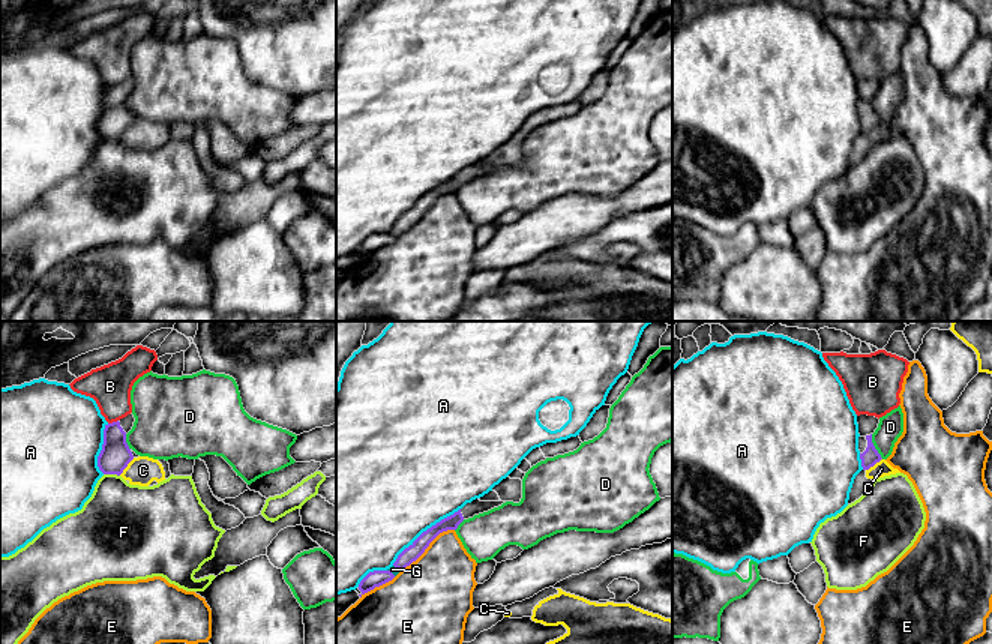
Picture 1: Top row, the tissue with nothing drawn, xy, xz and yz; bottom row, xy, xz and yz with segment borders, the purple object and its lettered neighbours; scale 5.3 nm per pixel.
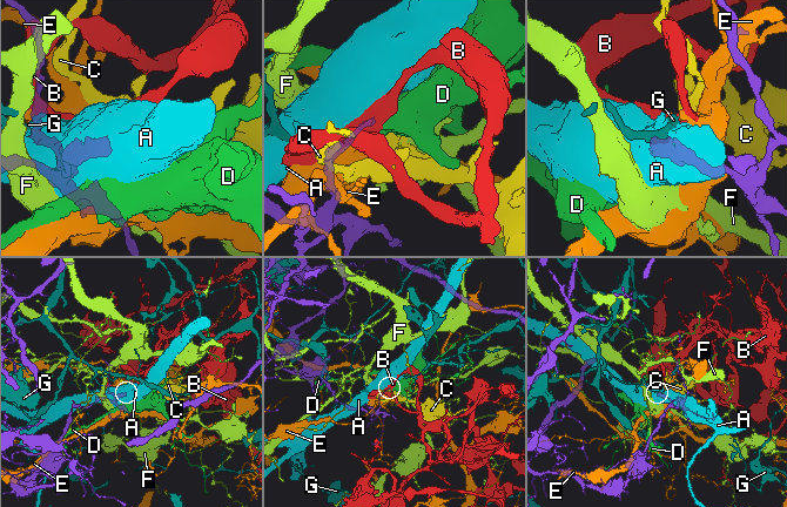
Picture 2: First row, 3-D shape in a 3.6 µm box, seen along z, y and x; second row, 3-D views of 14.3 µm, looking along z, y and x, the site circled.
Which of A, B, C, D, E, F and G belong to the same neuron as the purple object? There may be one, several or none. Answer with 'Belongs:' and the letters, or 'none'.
Belongs: none

